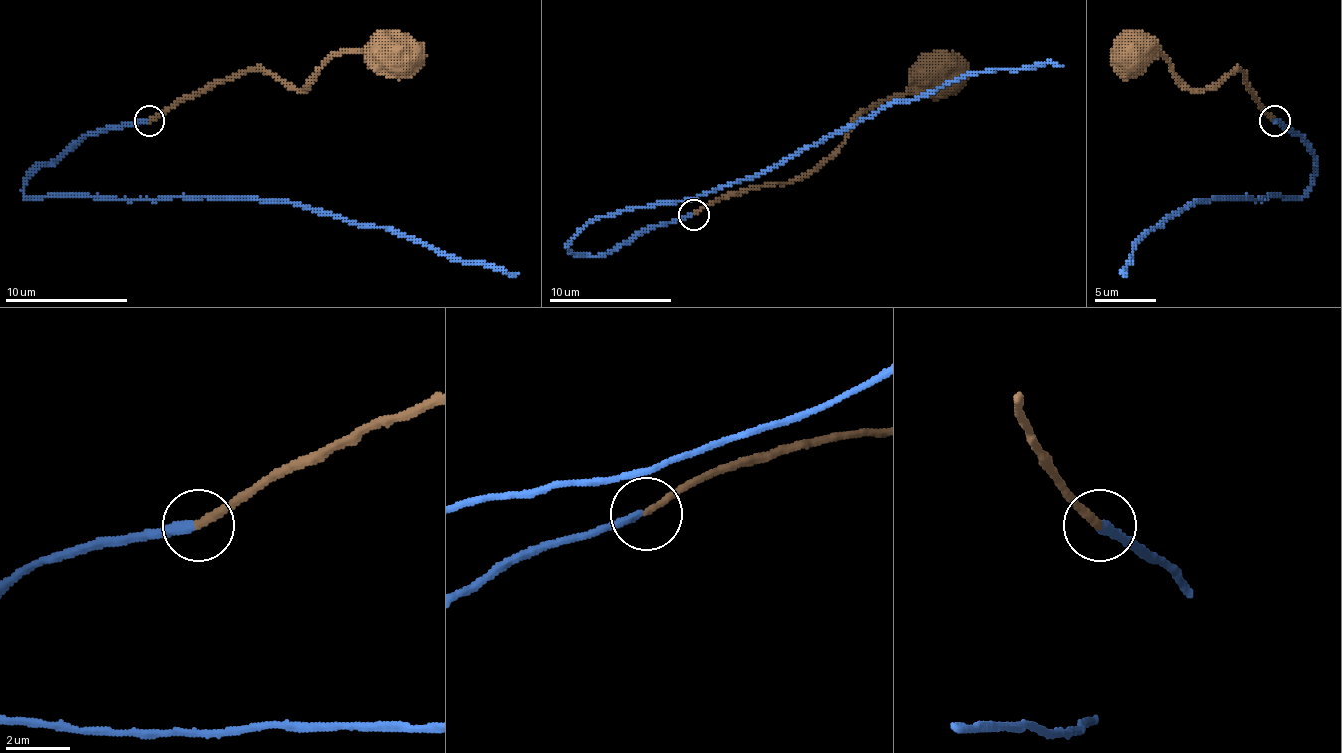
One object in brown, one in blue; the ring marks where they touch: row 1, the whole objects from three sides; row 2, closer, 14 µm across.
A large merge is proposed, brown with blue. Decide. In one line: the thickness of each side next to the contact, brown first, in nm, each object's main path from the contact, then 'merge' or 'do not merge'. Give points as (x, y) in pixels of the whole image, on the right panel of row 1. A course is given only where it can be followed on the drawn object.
220/280 nm | brown via (1274, 120), (1252, 98), (1240, 71), (1231, 71), (1203, 89), (1191, 89), (1157, 52), (1136, 46), (1136, 52) | blue via (1274, 120), (1311, 147), (1317, 175), (1305, 193), (1262, 200), (1197, 200), (1154, 227), (1133, 249), (1126, 273) | merge

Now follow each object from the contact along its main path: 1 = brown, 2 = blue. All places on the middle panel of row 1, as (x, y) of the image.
1: (694, 213), (731, 192), (799, 180), (842, 143), (848, 130), (879, 100), (900, 97), (937, 75)
2: (691, 213), (611, 250), (577, 256), (568, 244), (602, 216), (753, 180), (894, 103), (977, 72), (1063, 66)

